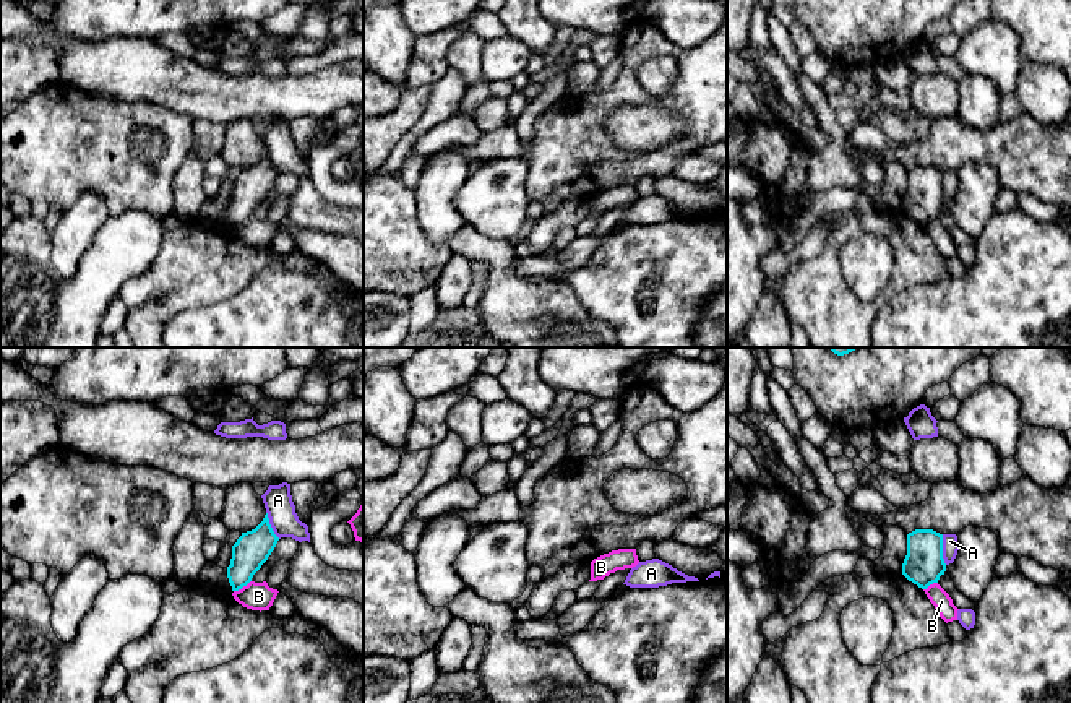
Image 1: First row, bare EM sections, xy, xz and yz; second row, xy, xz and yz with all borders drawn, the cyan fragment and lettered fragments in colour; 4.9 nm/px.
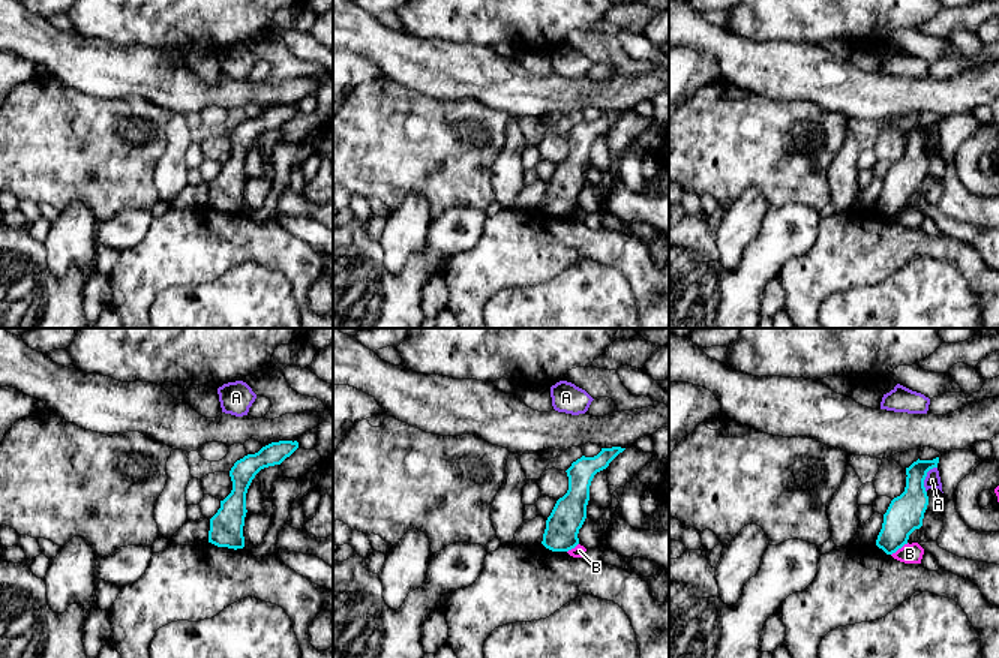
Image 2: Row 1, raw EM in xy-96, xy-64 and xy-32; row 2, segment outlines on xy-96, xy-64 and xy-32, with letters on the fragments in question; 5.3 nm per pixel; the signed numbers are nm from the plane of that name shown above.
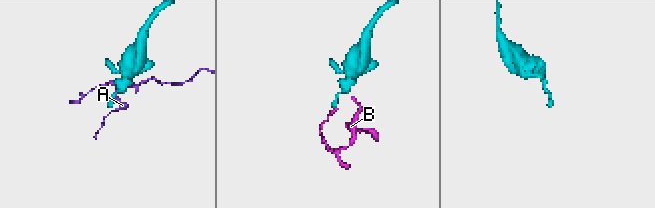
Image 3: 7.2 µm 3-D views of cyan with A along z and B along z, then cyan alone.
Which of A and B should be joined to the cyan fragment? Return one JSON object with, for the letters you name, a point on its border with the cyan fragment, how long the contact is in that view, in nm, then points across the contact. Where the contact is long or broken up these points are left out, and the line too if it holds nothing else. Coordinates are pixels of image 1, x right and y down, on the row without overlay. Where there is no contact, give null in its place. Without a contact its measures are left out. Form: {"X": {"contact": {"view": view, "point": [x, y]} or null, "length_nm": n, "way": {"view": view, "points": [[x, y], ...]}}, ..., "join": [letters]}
{"join": []}

